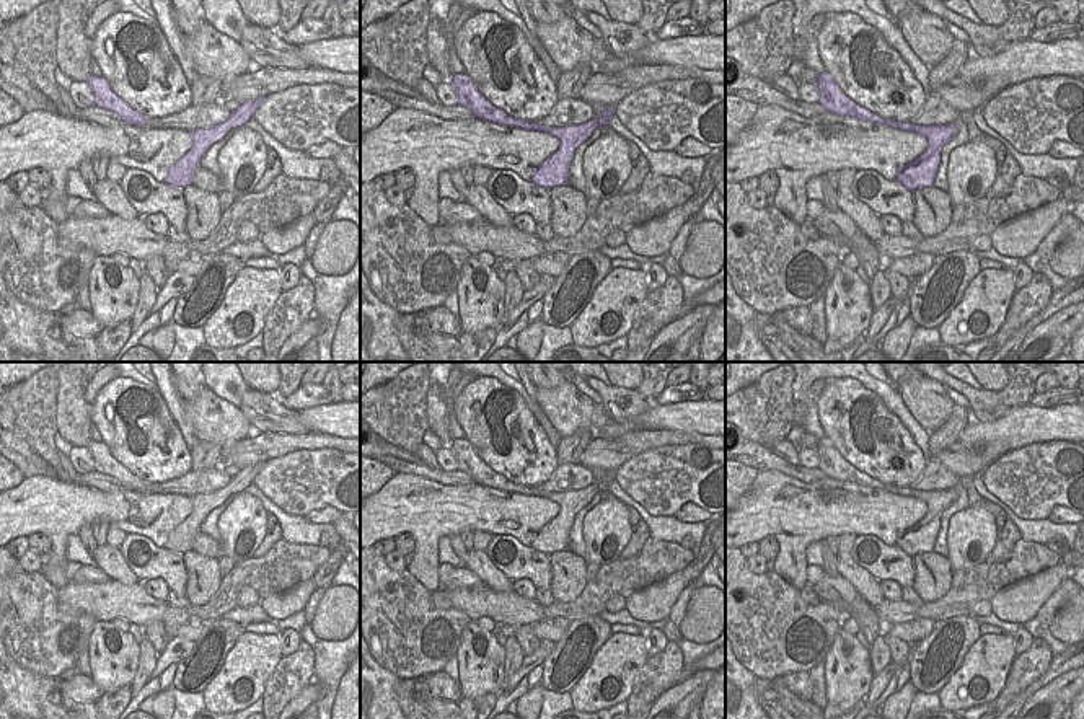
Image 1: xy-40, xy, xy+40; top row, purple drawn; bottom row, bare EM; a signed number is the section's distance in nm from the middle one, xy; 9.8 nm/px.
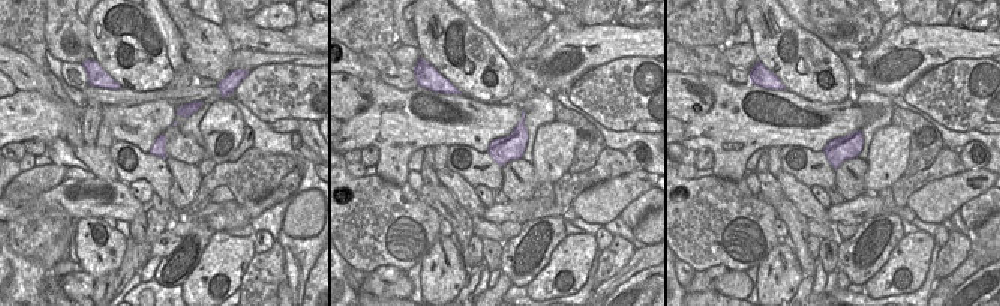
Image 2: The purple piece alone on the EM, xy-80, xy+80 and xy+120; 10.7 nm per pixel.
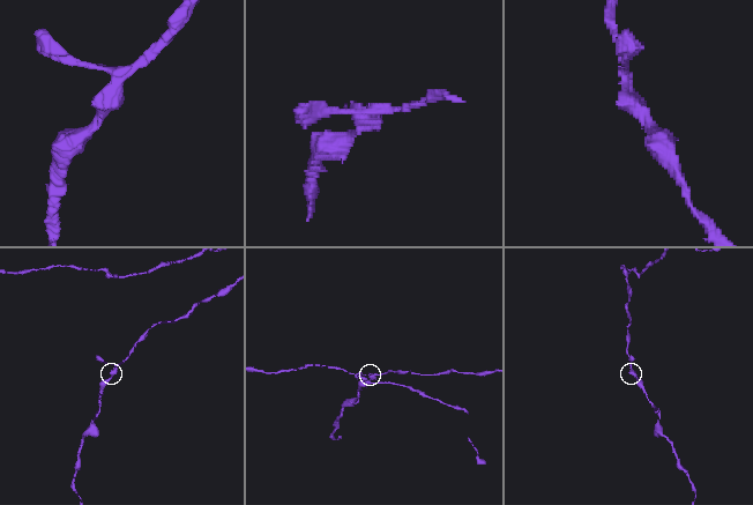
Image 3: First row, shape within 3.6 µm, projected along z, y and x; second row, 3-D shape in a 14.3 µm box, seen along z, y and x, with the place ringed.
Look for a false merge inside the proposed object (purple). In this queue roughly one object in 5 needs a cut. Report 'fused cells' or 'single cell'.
single cell

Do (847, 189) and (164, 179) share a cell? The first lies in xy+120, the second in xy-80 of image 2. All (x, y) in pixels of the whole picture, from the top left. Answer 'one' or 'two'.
two

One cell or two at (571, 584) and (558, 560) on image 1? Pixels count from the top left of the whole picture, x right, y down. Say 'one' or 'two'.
one

